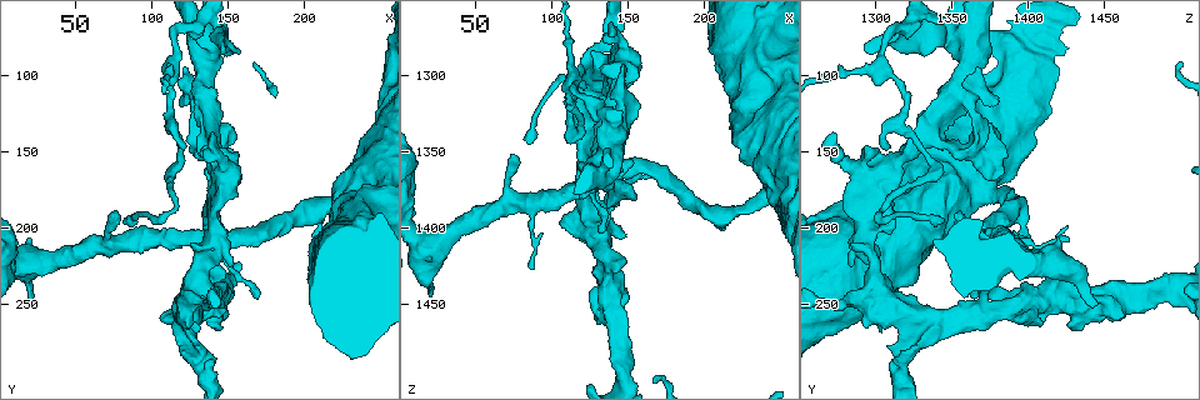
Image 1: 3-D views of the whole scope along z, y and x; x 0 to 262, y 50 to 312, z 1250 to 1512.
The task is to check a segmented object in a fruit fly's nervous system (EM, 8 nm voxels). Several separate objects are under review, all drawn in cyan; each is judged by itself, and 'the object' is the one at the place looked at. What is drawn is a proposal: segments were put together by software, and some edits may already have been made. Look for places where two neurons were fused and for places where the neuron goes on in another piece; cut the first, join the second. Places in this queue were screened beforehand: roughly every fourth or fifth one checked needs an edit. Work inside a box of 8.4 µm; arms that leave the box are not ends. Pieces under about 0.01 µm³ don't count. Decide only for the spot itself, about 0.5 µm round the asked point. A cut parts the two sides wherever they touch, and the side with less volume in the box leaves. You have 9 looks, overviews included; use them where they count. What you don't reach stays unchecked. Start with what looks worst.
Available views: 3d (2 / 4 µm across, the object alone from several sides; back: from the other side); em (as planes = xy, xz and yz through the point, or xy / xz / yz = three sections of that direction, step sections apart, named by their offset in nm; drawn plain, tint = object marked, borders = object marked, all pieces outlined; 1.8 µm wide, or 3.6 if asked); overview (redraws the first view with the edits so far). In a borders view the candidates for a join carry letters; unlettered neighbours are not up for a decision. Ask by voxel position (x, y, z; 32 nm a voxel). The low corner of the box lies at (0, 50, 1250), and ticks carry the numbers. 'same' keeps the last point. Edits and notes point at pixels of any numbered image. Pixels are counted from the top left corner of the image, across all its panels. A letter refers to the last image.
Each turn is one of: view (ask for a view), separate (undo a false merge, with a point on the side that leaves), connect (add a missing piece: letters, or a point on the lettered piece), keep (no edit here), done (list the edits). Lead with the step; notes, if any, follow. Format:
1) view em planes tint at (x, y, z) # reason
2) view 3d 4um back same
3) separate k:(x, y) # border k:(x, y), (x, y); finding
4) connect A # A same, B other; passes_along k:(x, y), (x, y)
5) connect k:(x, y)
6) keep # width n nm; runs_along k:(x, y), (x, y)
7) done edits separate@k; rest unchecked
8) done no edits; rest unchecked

view 3d 4um at (124, 230, 1300) # sharp bend

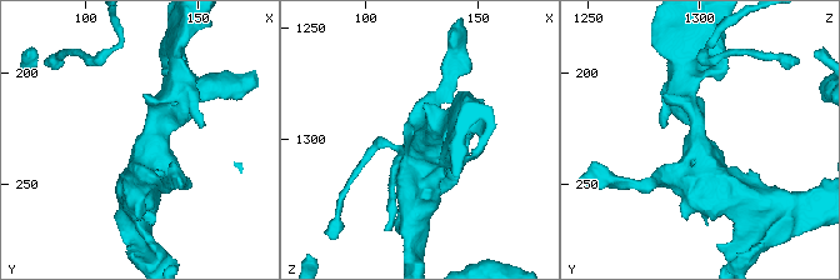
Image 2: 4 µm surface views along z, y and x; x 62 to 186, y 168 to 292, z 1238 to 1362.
view em yz step 8 tint at (126, 230, 1301) # now the EM

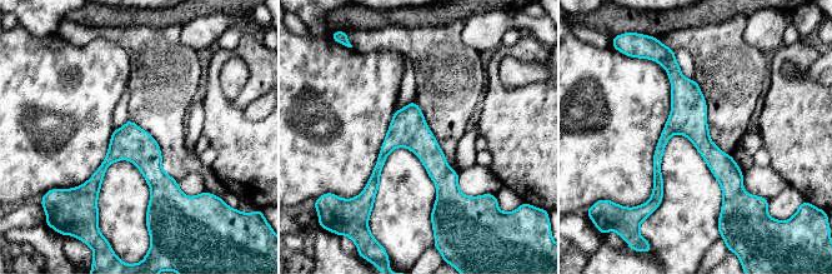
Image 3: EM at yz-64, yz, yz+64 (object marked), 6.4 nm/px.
view em planes borders same

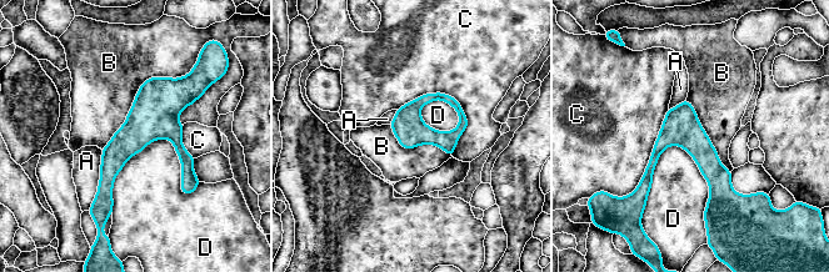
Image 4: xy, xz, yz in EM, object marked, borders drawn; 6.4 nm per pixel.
keep # A other, B other, C other, D other; border 4:(190, 70), (149, 77), (101, 149); continuous, no second neuron

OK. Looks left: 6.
view em yz step 4 tint at (142, 162, 1308) # four or more arms meet

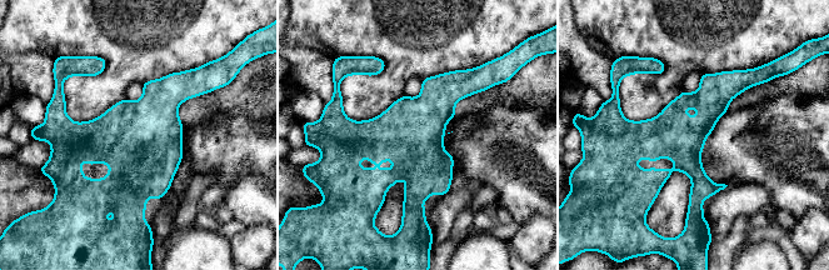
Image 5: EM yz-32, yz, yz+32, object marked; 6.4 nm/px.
view em planes borders same

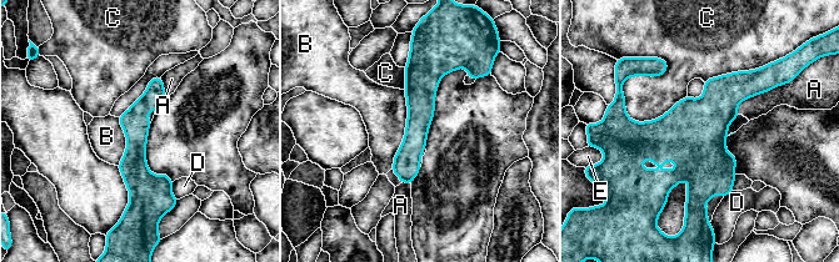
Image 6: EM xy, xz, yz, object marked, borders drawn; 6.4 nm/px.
keep # width 180 nm; A other, B other, C other, D other, E other; one neuron here

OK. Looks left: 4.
view 3d 2um at (132, 110, 1358) # sudden change in width

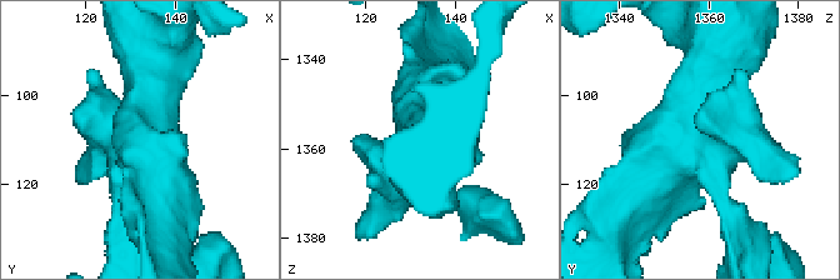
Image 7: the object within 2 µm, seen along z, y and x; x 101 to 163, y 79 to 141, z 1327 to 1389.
view em yz step 4 tint at (132, 109, 1357)

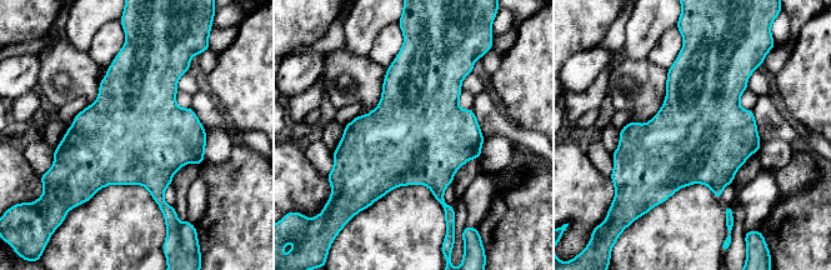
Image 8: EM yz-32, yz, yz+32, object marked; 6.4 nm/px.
view em planes borders same # cut it another way

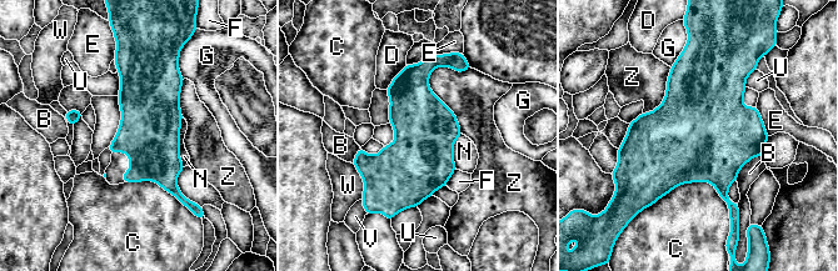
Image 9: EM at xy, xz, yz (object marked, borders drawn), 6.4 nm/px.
keep # width 400 nm; B other, C other, D other, E other, F other, G other, N other, U other, V other, W other, Z other; border 9:(756, 106), (764, 130), (769, 135); one neuron here

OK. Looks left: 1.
view em planes borders at (112, 96, 1304) # three arms meet

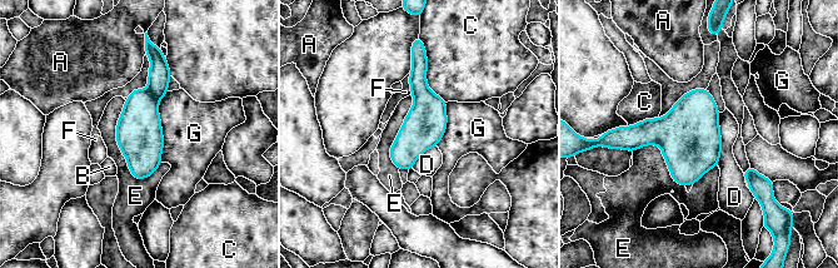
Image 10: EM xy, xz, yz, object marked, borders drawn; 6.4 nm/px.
separate 10:(139, 132) # longest_contact E 550 nm; A other, B other, C other, D other, E other, F other, G other; two neurons meet here

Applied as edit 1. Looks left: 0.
done edits separate@10; rest unchecked

